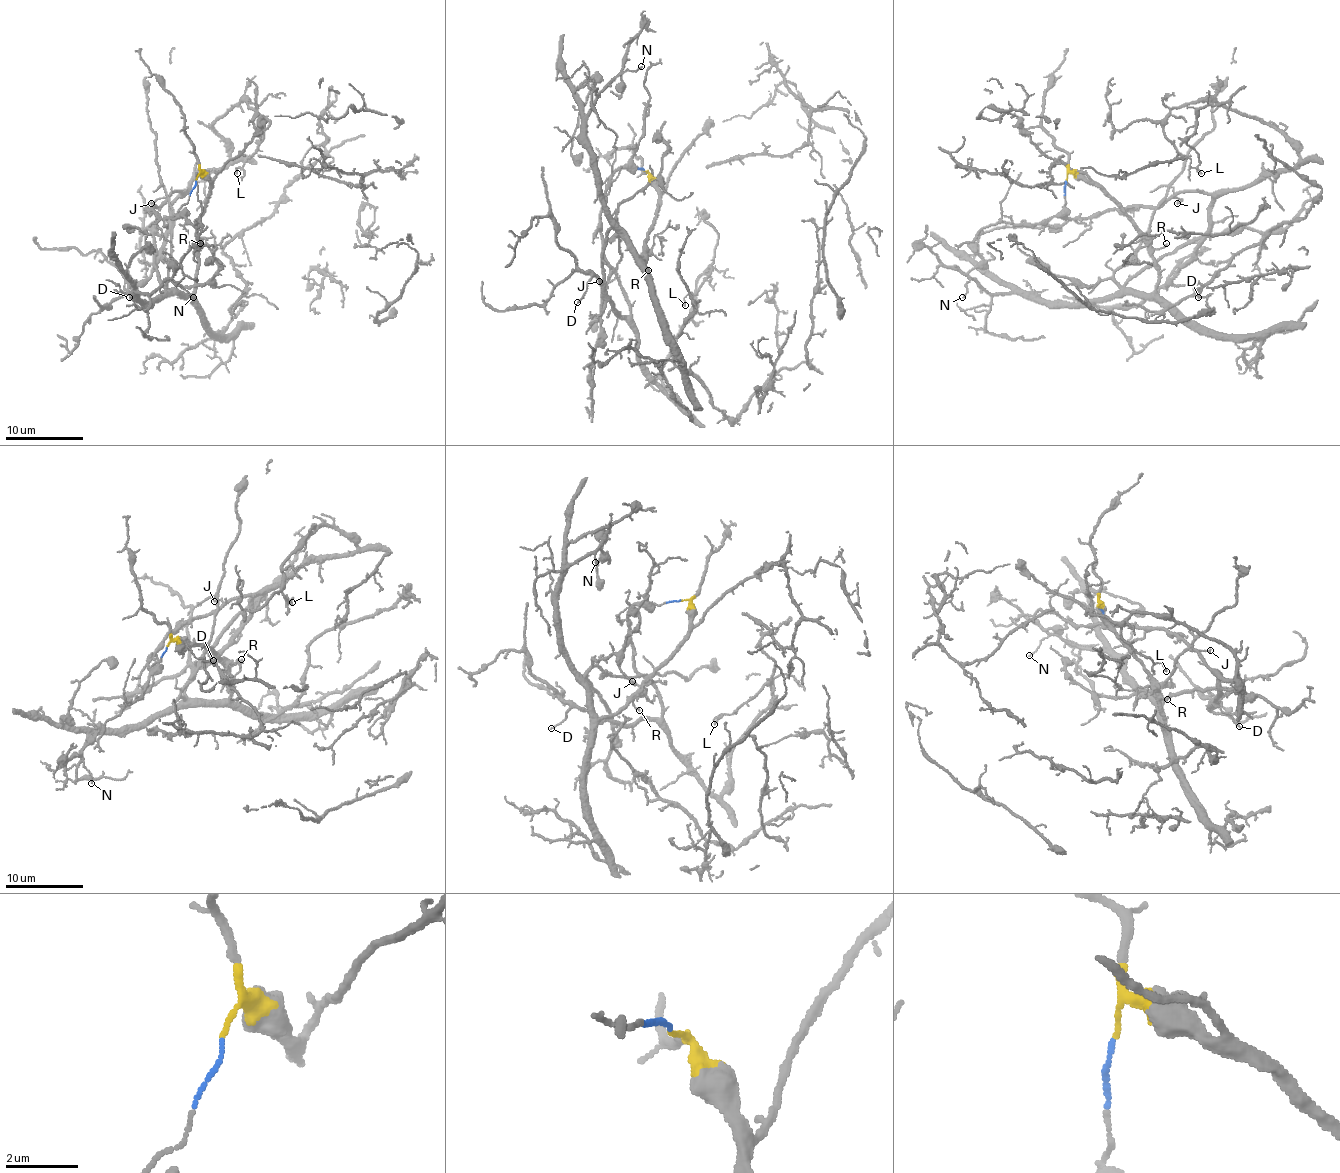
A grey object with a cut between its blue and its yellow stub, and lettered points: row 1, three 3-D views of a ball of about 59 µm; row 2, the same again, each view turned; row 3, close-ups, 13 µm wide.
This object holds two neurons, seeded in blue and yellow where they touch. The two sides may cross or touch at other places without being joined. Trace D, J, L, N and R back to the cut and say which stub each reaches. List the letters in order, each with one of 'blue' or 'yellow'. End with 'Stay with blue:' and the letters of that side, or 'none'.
D: blue
J: blue
L: blue
N: yellow
R: yellow
Stay with blue: D, J, L

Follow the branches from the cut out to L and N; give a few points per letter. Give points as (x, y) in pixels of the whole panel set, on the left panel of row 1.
L: (195, 181), (181, 210), (158, 218), (154, 206), (230, 161), (213, 124), (240, 101), (263, 138), (236, 173)
N: (195, 179), (211, 183), (193, 292), (152, 303), (139, 294), (170, 278), (193, 298)

